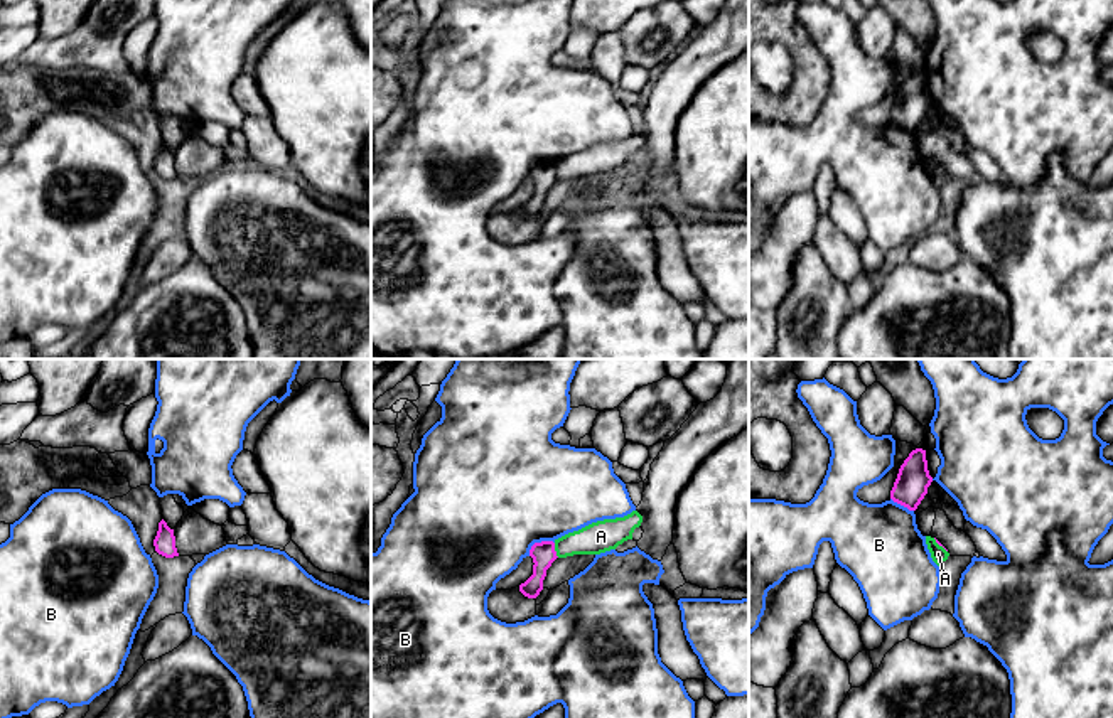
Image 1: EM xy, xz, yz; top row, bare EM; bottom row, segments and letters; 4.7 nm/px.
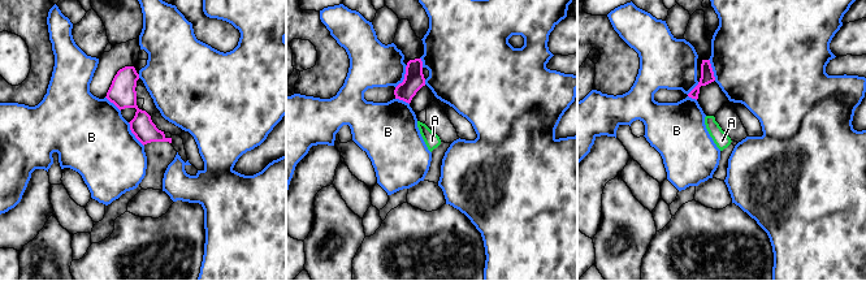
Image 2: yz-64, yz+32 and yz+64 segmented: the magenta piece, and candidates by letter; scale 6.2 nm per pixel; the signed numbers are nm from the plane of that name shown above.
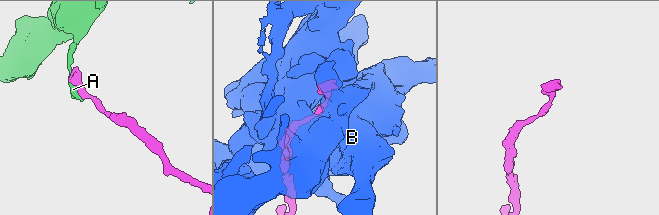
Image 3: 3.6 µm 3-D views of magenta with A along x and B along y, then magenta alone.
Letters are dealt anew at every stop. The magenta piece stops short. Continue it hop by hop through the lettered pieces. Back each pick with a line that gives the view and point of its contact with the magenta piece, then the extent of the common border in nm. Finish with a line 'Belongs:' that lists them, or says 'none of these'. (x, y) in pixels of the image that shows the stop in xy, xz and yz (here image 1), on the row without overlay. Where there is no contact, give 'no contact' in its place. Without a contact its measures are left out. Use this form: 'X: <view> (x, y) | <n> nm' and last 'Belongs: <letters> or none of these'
Belongs: none of these

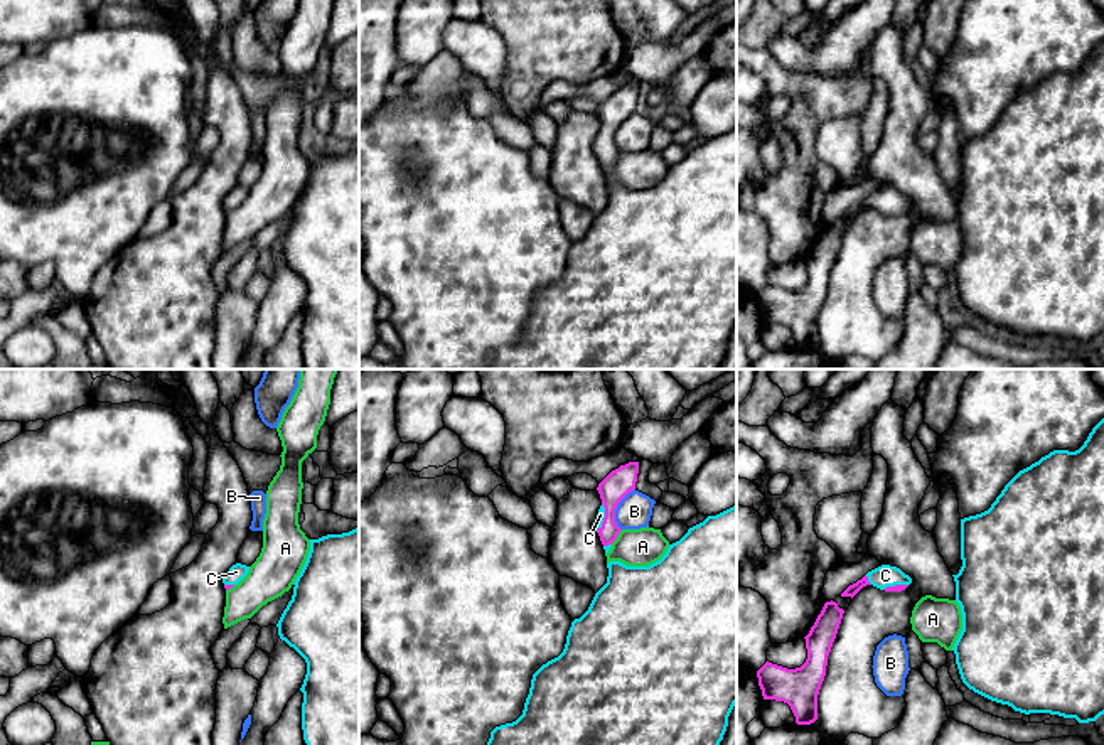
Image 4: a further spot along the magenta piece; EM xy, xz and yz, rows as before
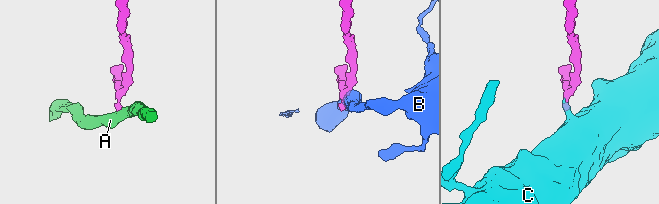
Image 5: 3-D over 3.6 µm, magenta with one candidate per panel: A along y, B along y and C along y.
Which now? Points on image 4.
C: yz (867, 203) | 60 nm
Belongs: C

